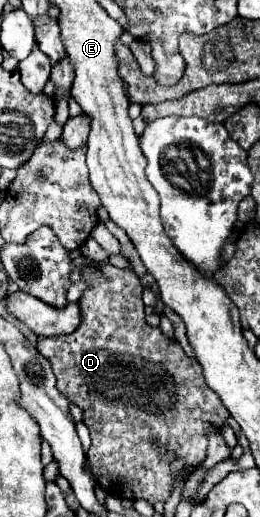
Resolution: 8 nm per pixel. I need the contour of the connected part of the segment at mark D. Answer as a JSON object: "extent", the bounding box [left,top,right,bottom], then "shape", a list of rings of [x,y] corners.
{"extent":[36,263,230,501],"shape":[[[100,263],[100,269],[82,267],[82,279],[86,279],[88,289],[80,299],[80,327],[72,335],[40,337],[36,349],[50,361],[58,379],[56,387],[84,413],[84,423],[92,437],[86,465],[96,483],[108,495],[120,499],[166,501],[176,473],[170,471],[170,463],[162,461],[162,455],[174,451],[178,459],[186,461],[186,469],[202,463],[206,459],[208,435],[218,431],[218,425],[224,425],[230,415],[224,411],[220,399],[216,399],[216,393],[204,383],[200,363],[186,357],[178,341],[170,341],[158,327],[150,327],[144,321],[142,287],[134,271]]]}

